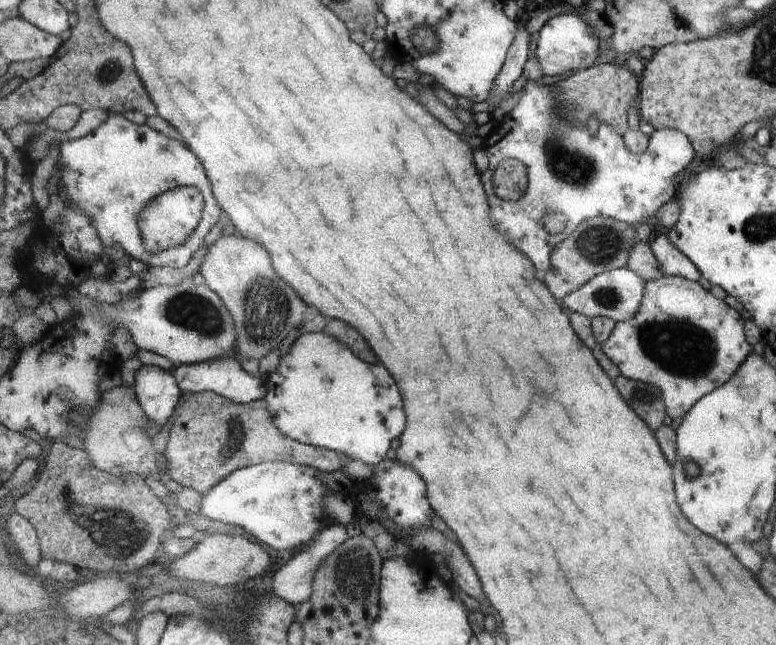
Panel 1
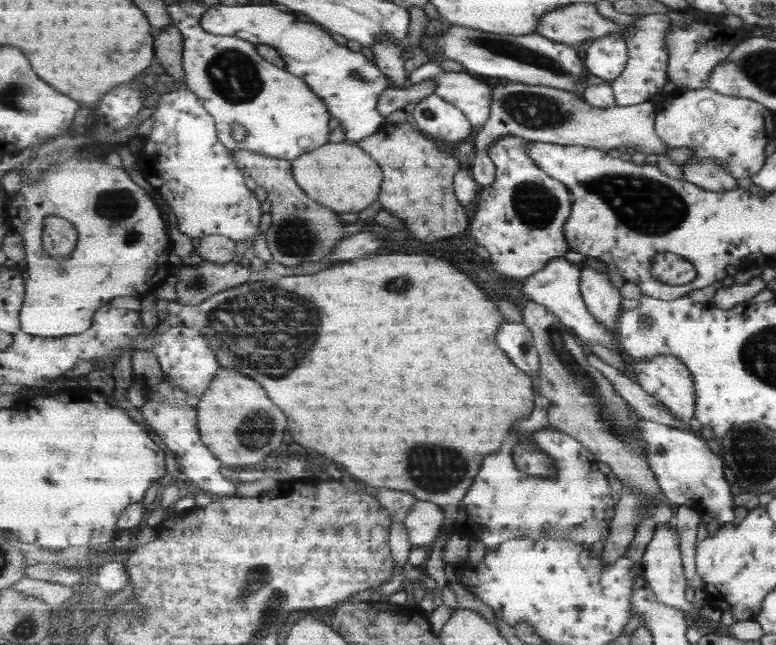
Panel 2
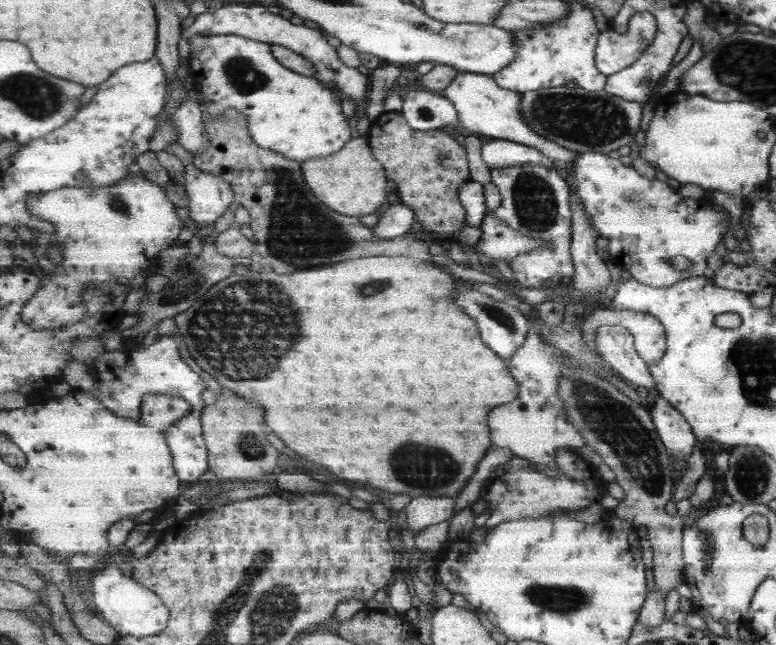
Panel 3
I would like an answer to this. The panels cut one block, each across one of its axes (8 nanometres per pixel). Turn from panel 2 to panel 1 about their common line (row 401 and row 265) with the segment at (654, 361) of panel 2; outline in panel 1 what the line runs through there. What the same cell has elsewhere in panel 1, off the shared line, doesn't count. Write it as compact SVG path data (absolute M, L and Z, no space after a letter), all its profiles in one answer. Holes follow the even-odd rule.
M659 233L659 236L650 244L653 254L666 276L677 276L689 278L697 282L700 277L700 271L692 259L687 258L677 246L673 246L667 240L667 234Z

